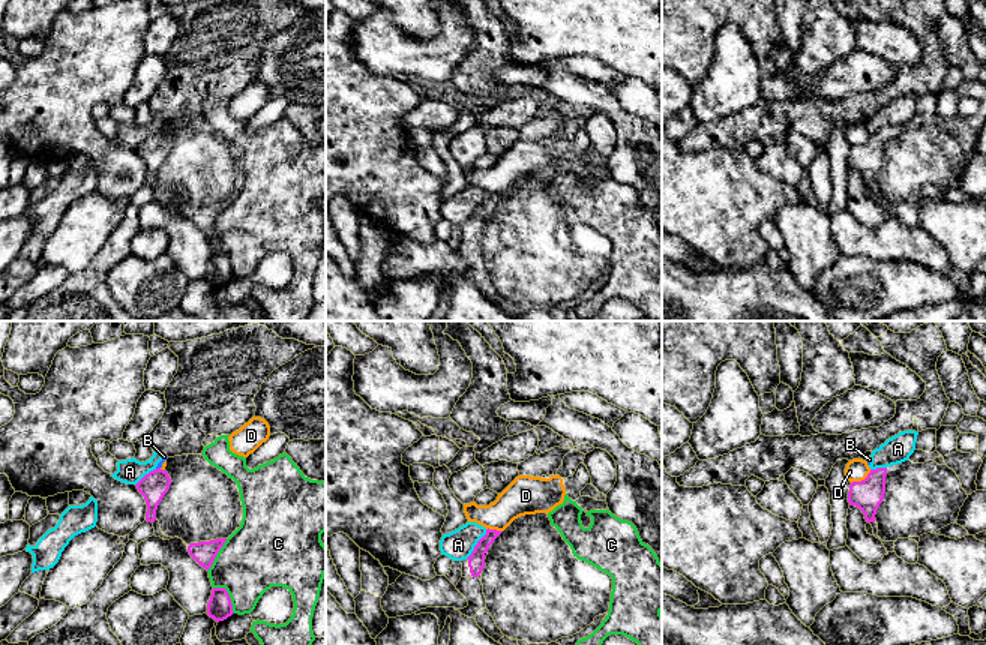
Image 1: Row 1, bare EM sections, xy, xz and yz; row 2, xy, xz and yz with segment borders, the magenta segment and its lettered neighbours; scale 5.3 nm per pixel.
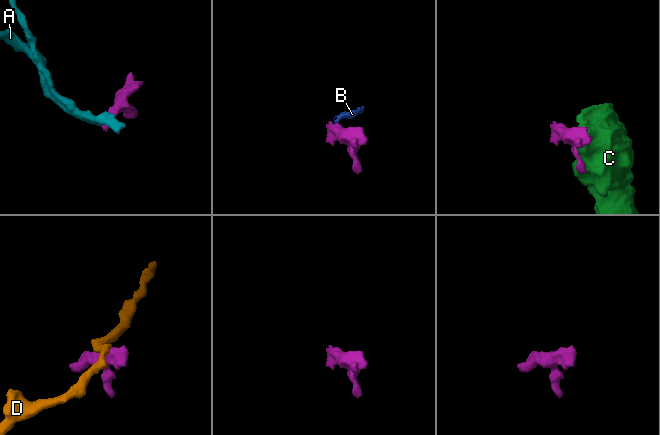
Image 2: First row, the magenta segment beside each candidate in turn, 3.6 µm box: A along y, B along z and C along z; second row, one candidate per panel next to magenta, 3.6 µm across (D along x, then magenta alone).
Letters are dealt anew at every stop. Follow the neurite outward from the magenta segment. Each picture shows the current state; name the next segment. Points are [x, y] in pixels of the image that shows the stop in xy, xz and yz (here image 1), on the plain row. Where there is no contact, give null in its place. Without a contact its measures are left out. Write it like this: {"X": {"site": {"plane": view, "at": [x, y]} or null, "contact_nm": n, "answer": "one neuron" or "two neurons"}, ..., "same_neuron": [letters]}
{"A": {"site": {"plane": "xz", "at": [476, 209]}, "contact_nm": 200, "answer": "two neurons"}, "B": {"site": {"plane": "xy", "at": [158, 132]}, "contact_nm": 30, "answer": "two neurons"}, "C": {"site": {"plane": "xy", "at": [228, 260]}, "contact_nm": 180, "answer": "two neurons"}, "D": {"site": {"plane": "yz", "at": [862, 144]}, "contact_nm": 130, "answer": "two neurons"}, "same_neuron": []}

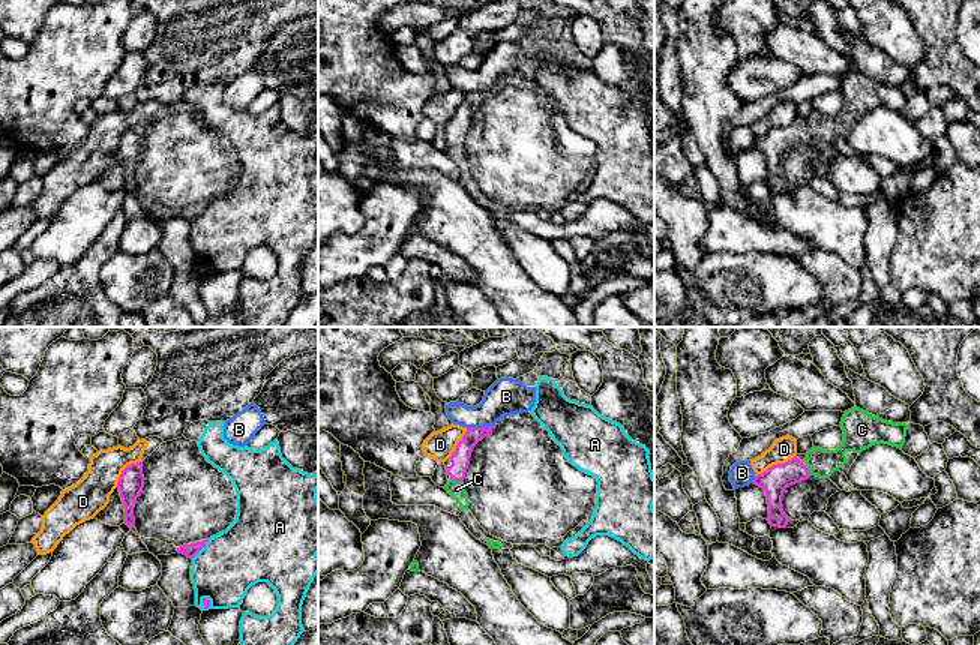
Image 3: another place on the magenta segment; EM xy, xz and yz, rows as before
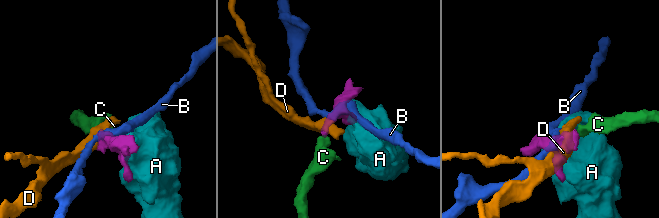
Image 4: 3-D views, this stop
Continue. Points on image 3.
{"A": {"site": {"plane": "xy", "at": [200, 213]}, "contact_nm": 150, "answer": "two neurons"}, "B": {"site": {"plane": "xz", "at": [479, 92]}, "contact_nm": 150, "answer": "two neurons"}, "C": {"site": {"plane": "xz", "at": [456, 144]}, "contact_nm": 80, "answer": "one neuron"}, "D": {"site": {"plane": "yz", "at": [775, 129]}, "contact_nm": 240, "answer": "two neurons"}, "same_neuron": ["C"]}

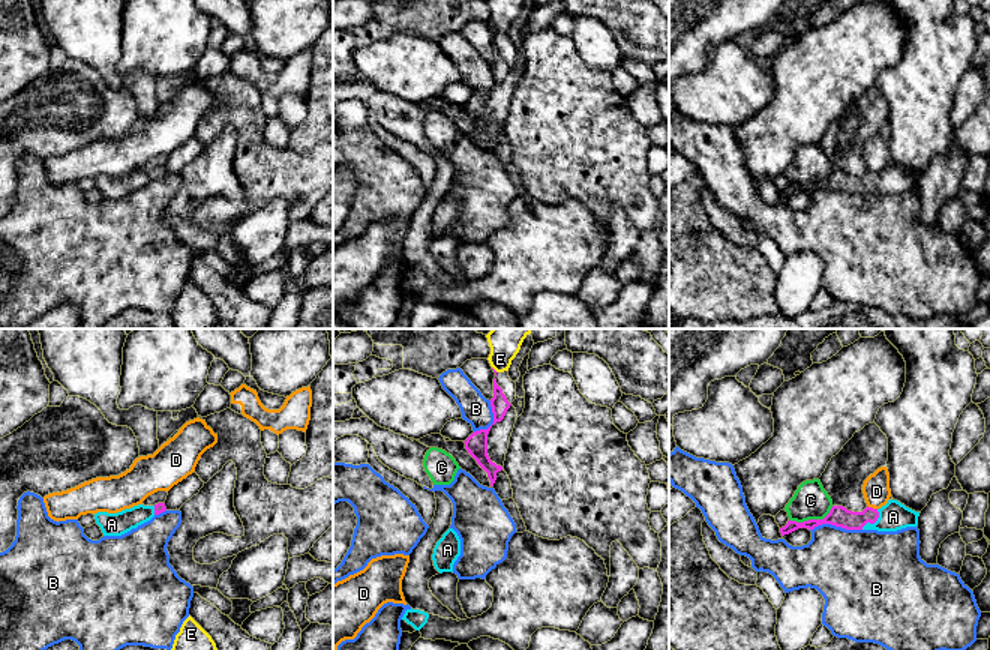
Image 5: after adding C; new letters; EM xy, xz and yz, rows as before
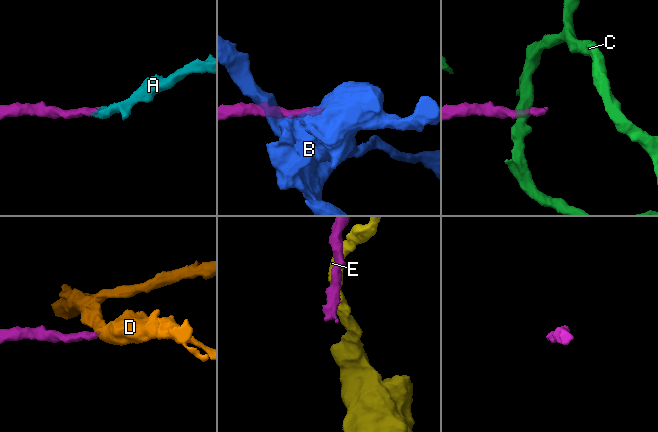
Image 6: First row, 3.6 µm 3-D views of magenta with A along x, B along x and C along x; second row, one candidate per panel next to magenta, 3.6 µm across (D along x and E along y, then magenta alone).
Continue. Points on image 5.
{"A": {"site": {"plane": "yz", "at": [873, 186]}, "contact_nm": 140, "answer": "one neuron"}, "B": {"site": {"plane": "yz", "at": [836, 189]}, "contact_nm": 280, "answer": "two neurons"}, "C": {"site": {"plane": "yz", "at": [812, 183]}, "contact_nm": 260, "answer": "two neurons"}, "D": {"site": {"plane": "yz", "at": [872, 171]}, "contact_nm": 60, "answer": "two neurons"}, "E": {"site": {"plane": "xz", "at": [494, 33]}, "contact_nm": 40, "answer": "two neurons"}, "same_neuron": ["A"]}

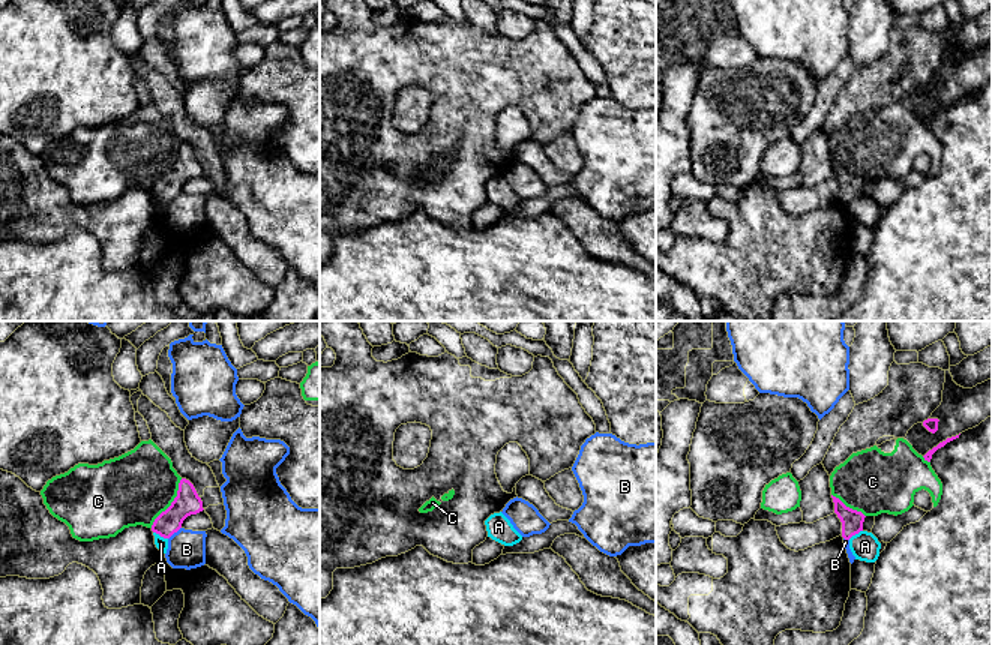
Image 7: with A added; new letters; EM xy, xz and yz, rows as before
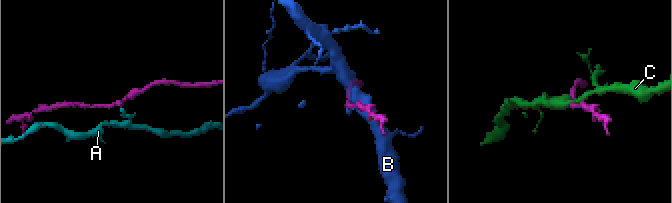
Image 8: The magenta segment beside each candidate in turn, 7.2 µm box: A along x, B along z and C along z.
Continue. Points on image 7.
{"A": {"site": {"plane": "xy", "at": [161, 200]}, "contact_nm": 90, "answer": "two neurons"}, "B": {"site": {"plane": "xy", "at": [174, 195]}, "contact_nm": 100, "answer": "two neurons"}, "C": {"site": {"plane": "xy", "at": [171, 167]}, "contact_nm": 320, "answer": "two neurons"}, "same_neuron": []}

